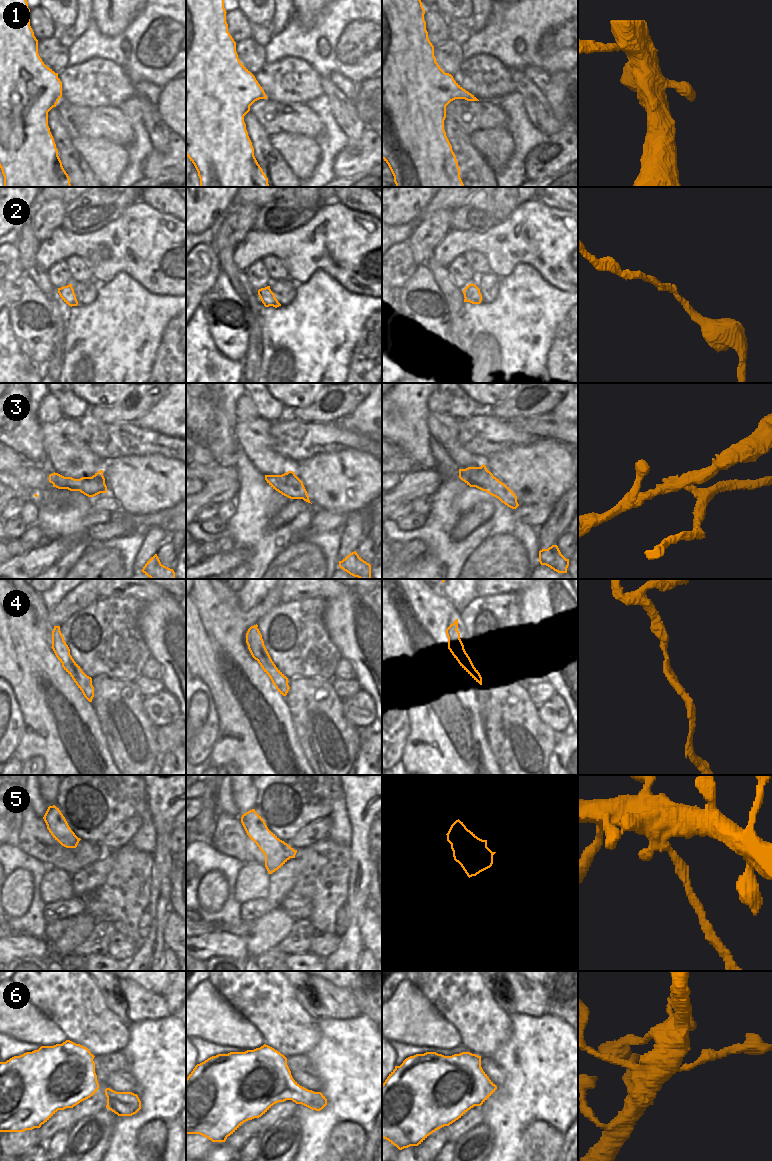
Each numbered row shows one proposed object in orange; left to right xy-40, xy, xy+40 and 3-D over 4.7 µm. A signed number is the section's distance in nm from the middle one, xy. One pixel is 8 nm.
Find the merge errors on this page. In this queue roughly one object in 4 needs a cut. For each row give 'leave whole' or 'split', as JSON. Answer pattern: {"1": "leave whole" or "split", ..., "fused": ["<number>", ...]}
{"1": "leave whole", "2": "leave whole", "3": "split", "4": "leave whole", "5": "split", "6": "leave whole", "fused": ["3", "5"]}

